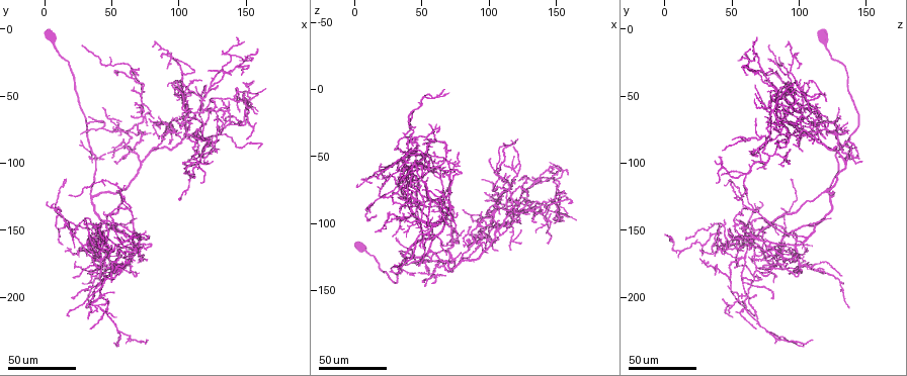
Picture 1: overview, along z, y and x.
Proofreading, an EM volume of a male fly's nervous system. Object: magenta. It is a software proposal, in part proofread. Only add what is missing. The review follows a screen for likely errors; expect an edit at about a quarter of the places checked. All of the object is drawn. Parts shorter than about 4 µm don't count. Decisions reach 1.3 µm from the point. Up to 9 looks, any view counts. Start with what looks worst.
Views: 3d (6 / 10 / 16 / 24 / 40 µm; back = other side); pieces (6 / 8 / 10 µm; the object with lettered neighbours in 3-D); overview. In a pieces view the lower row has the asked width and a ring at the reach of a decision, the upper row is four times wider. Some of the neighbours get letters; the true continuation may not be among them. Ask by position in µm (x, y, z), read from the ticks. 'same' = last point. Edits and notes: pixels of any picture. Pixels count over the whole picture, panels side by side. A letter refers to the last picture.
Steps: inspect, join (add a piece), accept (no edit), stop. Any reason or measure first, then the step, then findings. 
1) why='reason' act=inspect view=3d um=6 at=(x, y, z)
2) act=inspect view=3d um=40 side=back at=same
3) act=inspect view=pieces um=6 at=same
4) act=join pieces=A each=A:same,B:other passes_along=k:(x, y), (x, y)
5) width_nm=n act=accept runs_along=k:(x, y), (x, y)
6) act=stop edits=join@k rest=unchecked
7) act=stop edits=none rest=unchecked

why='an open end' act=inspect view=3d um=40 at=(146, 68, 102)

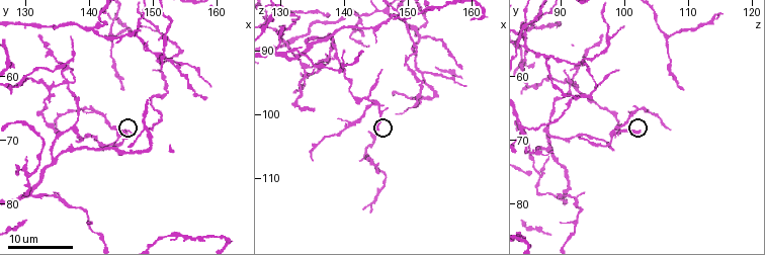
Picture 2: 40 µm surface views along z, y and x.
why='what lies round it' act=inspect view=pieces um=10 at=(145.0, 68.5, 102.0)

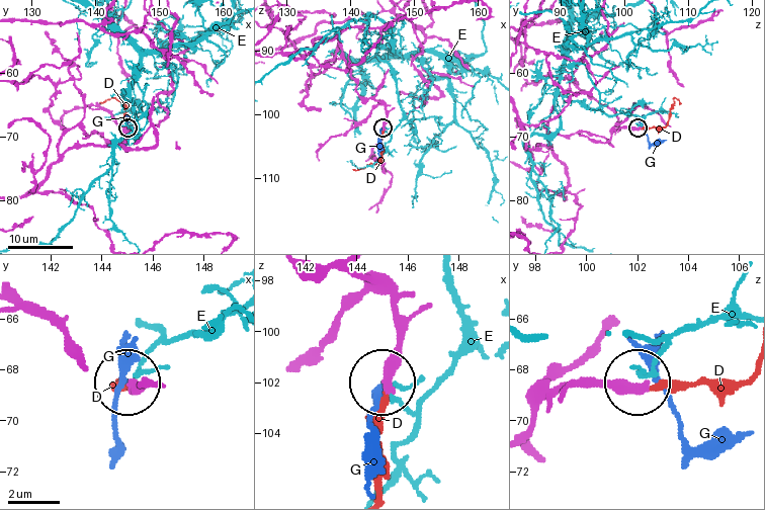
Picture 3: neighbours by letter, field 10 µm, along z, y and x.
act=join pieces=D each=D:same,E:other,G:other passes_along=3:(575, 388), (683, 388), (742, 379) found='the neuron continues'

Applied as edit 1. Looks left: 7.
why='free end' act=inspect view=3d um=40 at=(122, 86, 94)

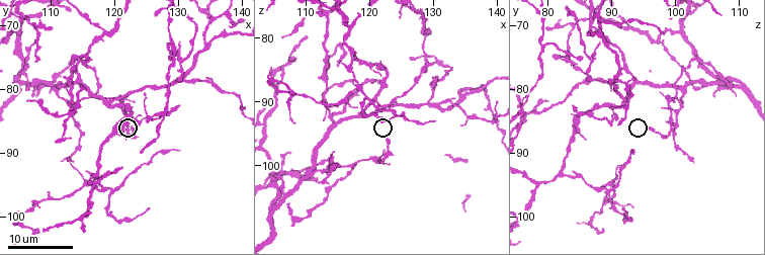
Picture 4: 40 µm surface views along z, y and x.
act=inspect view=pieces um=10 at=(123.0, 86.0, 96.0)

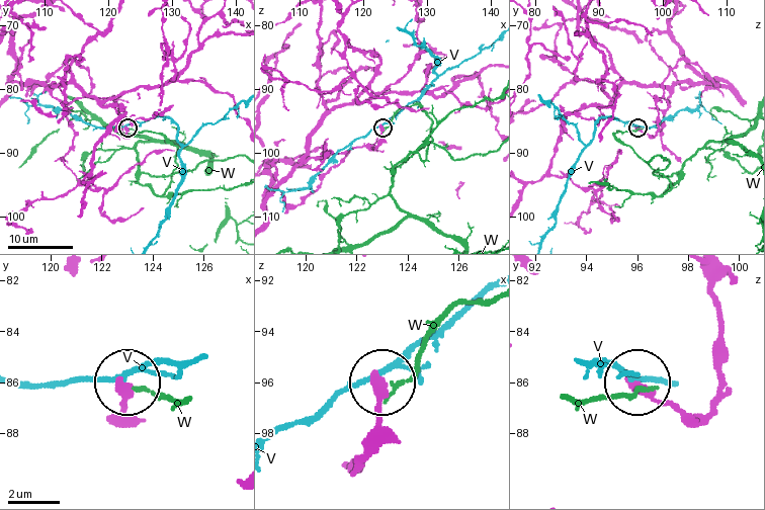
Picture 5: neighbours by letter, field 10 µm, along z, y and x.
act=accept each=V:other,W:other found='none of them fits'

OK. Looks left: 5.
why='thin end' act=inspect view=3d um=40 at=(102, 126, 52)

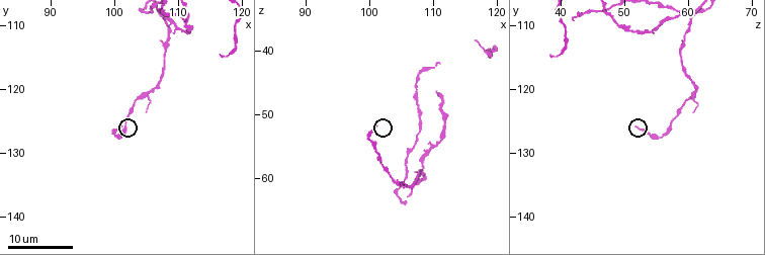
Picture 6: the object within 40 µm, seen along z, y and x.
act=inspect view=pieces um=10 at=(101.0, 125.5, 52.0)

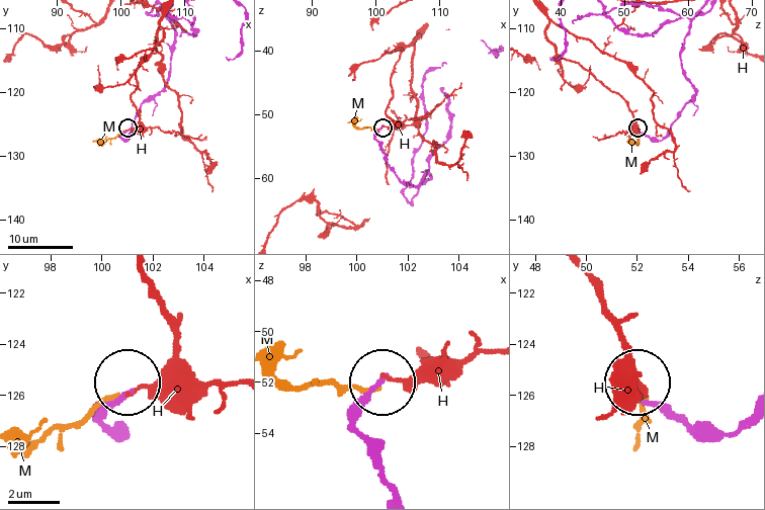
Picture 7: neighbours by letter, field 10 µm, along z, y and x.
act=accept each=H:other,M:other runs_along=7:(389, 489), (355, 424), (379, 380) found='none of them fits'

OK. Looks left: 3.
act=inspect view=overview

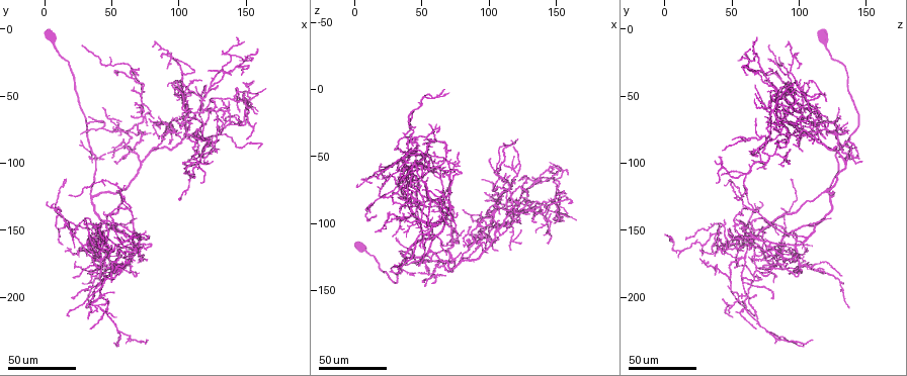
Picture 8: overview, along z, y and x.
why='free end' act=inspect view=3d um=24 at=(70, 58, 116)

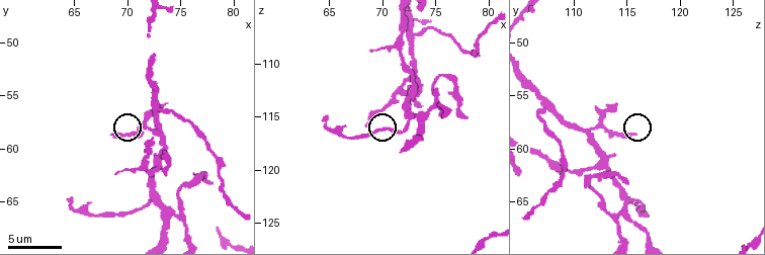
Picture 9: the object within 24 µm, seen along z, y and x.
act=inspect view=pieces um=10 at=(68.8, 58.6, 115.6)

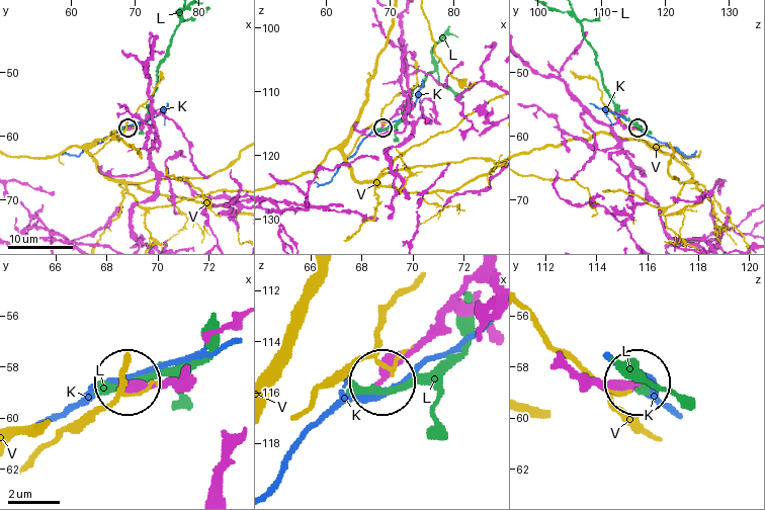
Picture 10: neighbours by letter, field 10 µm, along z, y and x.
width_nm=230 act=accept each=K:other,L:other,V:other found='none of them fits'

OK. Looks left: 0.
act=stop edits=join@3 rest=unchecked

